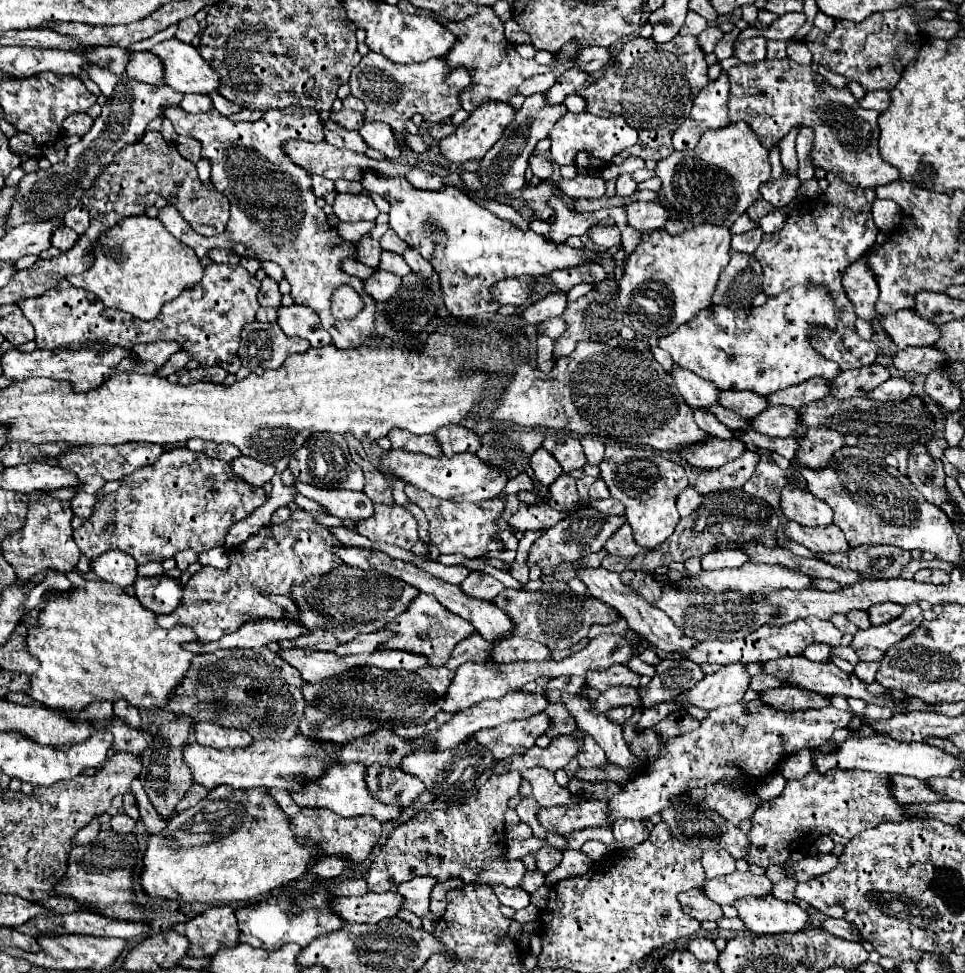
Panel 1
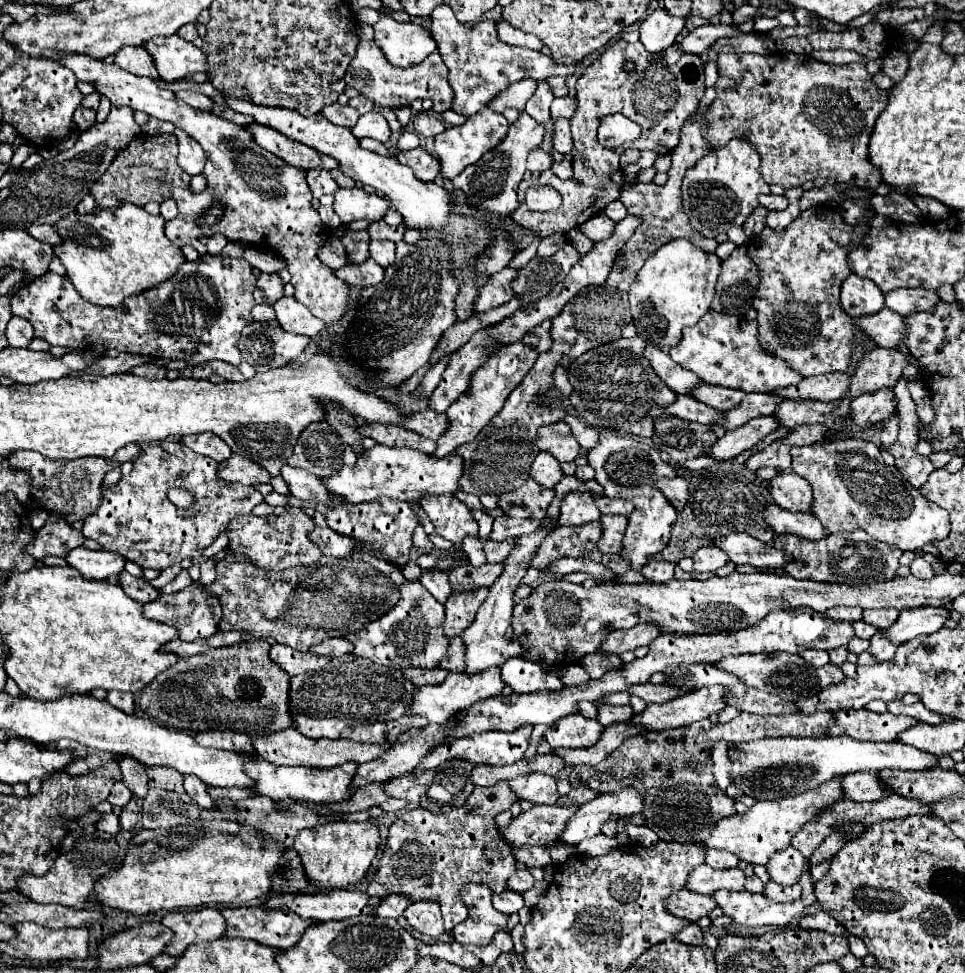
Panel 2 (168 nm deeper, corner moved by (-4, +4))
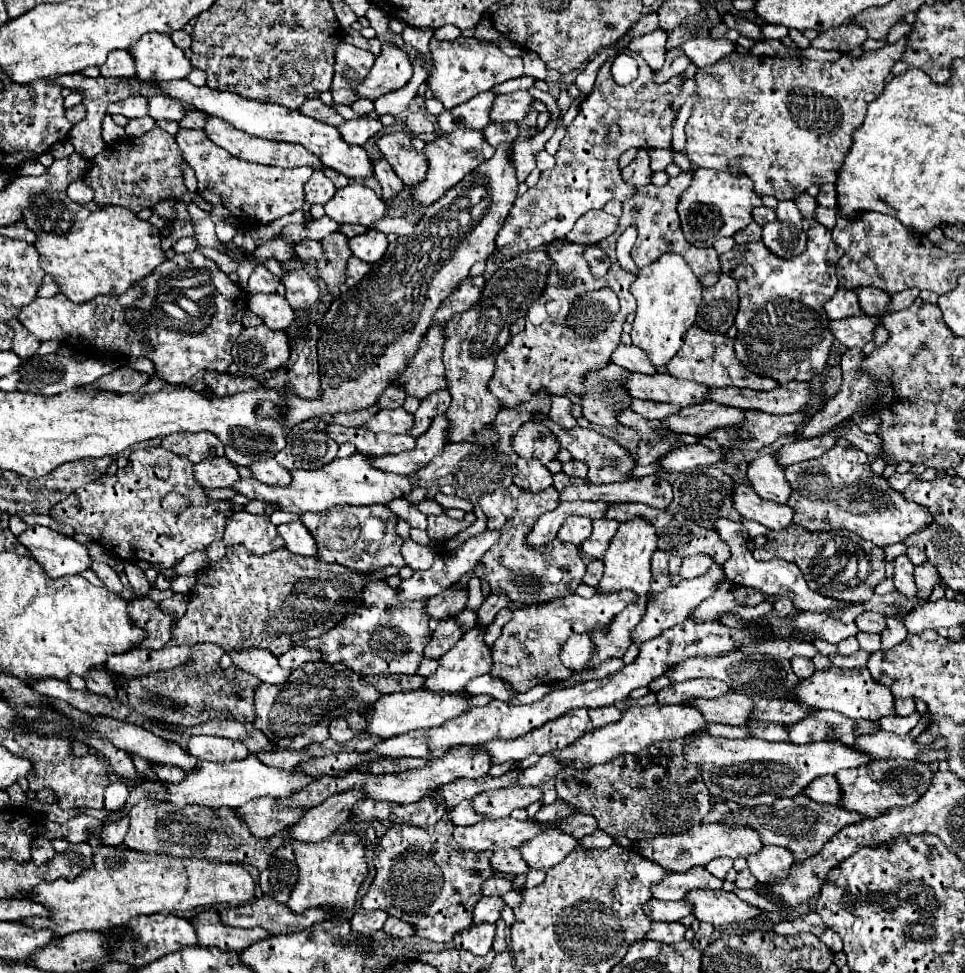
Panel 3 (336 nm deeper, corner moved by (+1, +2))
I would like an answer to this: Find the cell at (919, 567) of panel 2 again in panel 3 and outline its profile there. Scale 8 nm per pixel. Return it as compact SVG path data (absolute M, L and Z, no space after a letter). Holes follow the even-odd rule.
M906 554L898 556L896 560L896 574L894 574L894 586L900 594L904 594L906 598L914 598L916 596L916 584L914 584L914 564L910 562L910 558Z

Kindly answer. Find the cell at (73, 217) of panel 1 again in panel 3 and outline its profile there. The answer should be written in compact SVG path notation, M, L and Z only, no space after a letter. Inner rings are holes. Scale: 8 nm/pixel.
M78 180L78 182L70 184L66 192L68 192L70 200L74 200L76 204L88 204L94 198L94 190L84 180Z

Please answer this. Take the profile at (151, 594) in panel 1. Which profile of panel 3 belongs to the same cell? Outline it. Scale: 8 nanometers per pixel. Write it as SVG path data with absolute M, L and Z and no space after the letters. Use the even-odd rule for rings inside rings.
M92 562L92 570L98 574L98 578L104 582L106 588L110 588L110 592L114 594L120 594L126 590L126 586L120 582L120 576L108 566L108 564L98 564L98 562Z

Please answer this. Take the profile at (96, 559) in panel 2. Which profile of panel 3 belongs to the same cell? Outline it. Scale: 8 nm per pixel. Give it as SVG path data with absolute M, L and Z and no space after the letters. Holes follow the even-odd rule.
M28 526L18 538L34 556L38 564L44 566L46 574L52 578L82 574L90 570L92 558L88 548L70 536L54 532L46 526Z

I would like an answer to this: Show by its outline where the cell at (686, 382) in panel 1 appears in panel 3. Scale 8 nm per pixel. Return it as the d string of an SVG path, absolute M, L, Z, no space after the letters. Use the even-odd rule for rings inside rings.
M620 344L614 352L612 352L612 358L610 358L614 364L630 370L630 372L640 372L640 374L658 374L658 368L654 368L646 356L646 352L642 352L638 346L624 346Z

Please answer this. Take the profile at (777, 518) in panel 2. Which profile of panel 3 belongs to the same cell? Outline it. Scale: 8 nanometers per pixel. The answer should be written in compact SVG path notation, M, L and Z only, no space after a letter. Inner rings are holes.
M738 484L734 492L734 508L742 514L742 518L756 520L762 526L770 530L782 530L792 524L794 510L790 510L786 504L774 504L768 500L762 500L750 486Z

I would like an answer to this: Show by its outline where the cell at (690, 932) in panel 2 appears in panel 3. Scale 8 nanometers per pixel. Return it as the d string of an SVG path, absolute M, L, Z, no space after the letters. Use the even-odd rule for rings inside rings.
M654 922L652 930L646 934L646 938L650 940L658 940L664 944L676 944L684 940L686 934L686 926L682 922L674 922L674 924L662 924L662 922Z

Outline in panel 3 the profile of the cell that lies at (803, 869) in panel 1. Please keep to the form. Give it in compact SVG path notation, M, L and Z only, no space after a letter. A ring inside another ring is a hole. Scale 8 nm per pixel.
M764 846L758 854L750 856L748 868L760 884L774 884L786 880L794 862L796 860L790 850L782 846Z

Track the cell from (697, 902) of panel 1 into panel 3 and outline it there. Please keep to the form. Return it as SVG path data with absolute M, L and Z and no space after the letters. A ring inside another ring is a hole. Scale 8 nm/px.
M652 898L646 902L646 916L650 920L660 920L660 922L676 922L682 920L684 916L690 914L690 904L686 900L678 902L662 902L658 898Z

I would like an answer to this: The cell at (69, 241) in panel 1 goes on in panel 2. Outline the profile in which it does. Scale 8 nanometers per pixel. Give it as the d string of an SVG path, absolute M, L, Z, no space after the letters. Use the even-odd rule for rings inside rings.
M29 226L25 232L27 232L29 236L39 238L41 242L51 244L51 246L59 244L59 234L55 234L55 228L51 228L51 226Z

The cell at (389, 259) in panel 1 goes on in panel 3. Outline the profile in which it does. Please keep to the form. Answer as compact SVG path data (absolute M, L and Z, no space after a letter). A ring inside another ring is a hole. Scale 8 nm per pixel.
M368 230L362 236L350 238L350 248L352 248L354 256L358 256L360 260L366 260L368 264L374 264L384 256L384 252L388 248L386 234L378 232L378 230Z

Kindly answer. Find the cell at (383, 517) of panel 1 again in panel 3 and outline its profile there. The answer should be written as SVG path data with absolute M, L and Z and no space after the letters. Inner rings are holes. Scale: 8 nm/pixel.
M370 504L366 508L338 506L318 514L308 512L300 520L312 532L318 544L318 556L316 556L318 560L330 564L342 564L358 572L368 572L372 568L386 568L386 566L404 566L400 554L400 546L404 540L396 532L398 516L386 504Z

